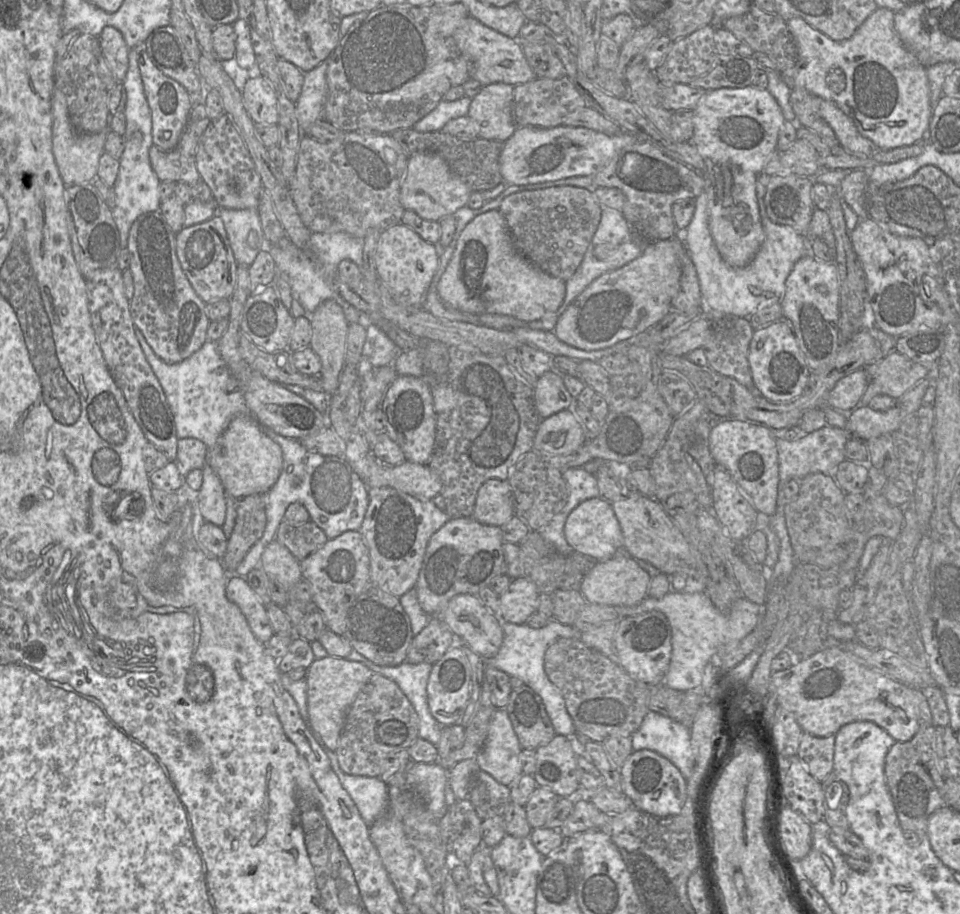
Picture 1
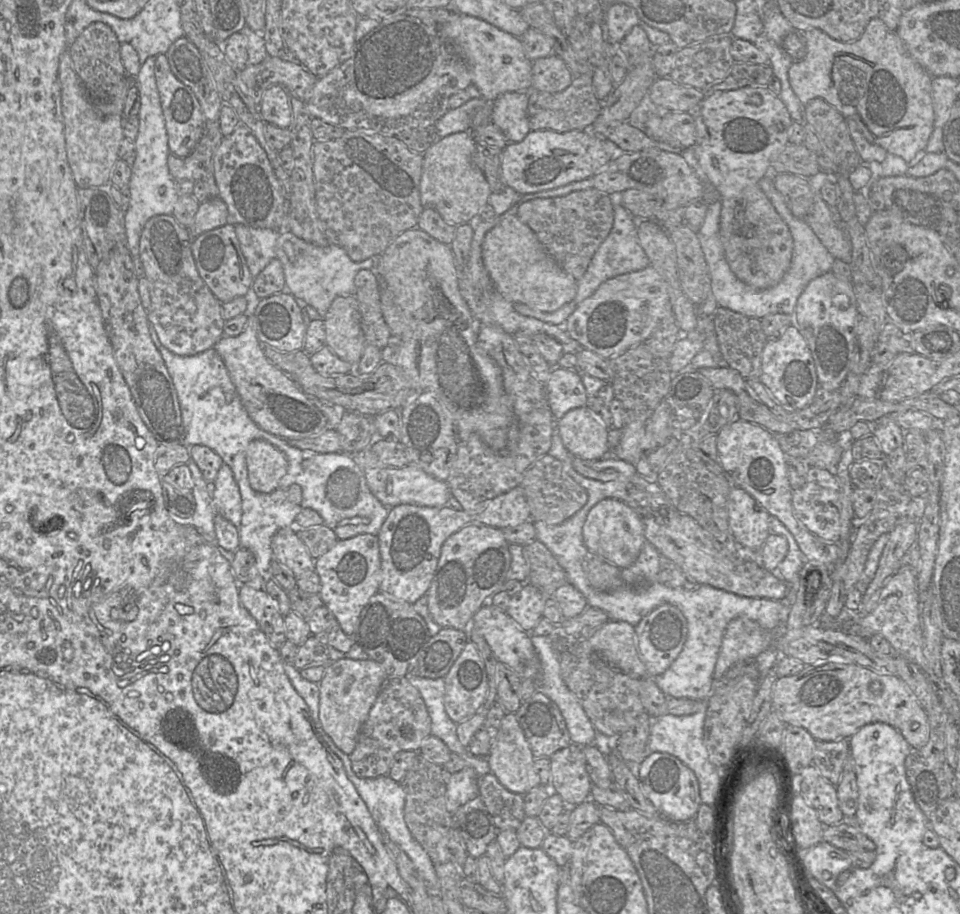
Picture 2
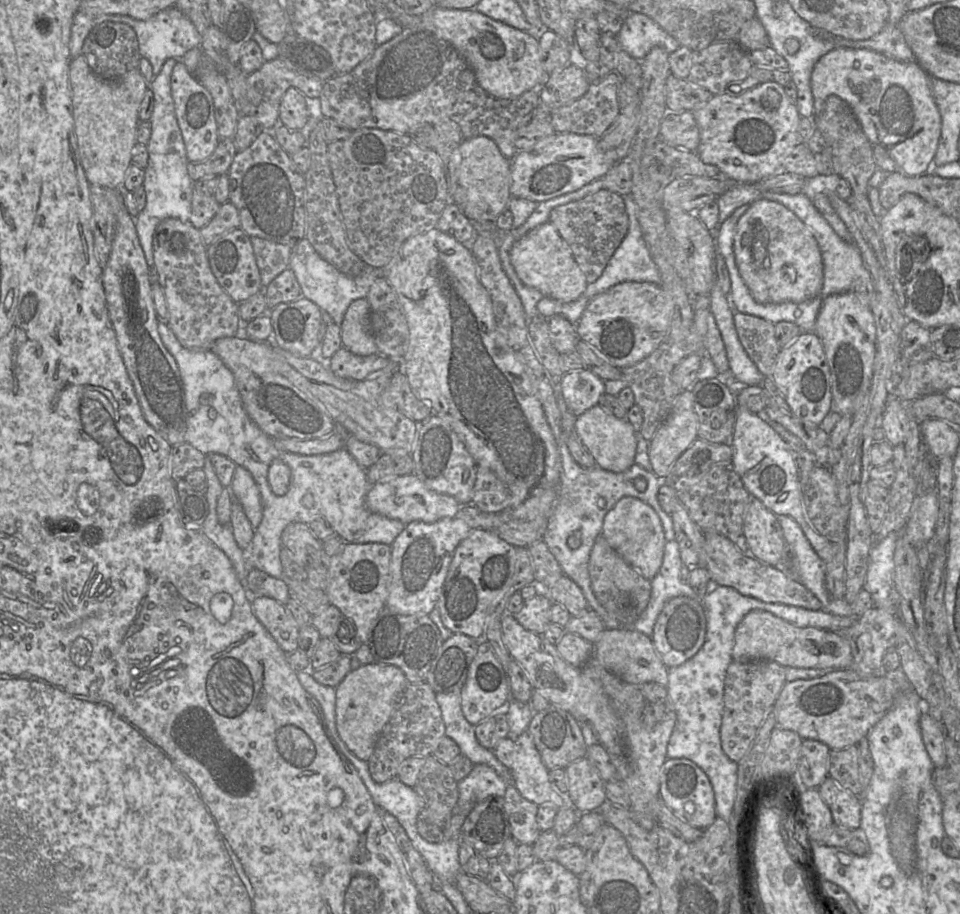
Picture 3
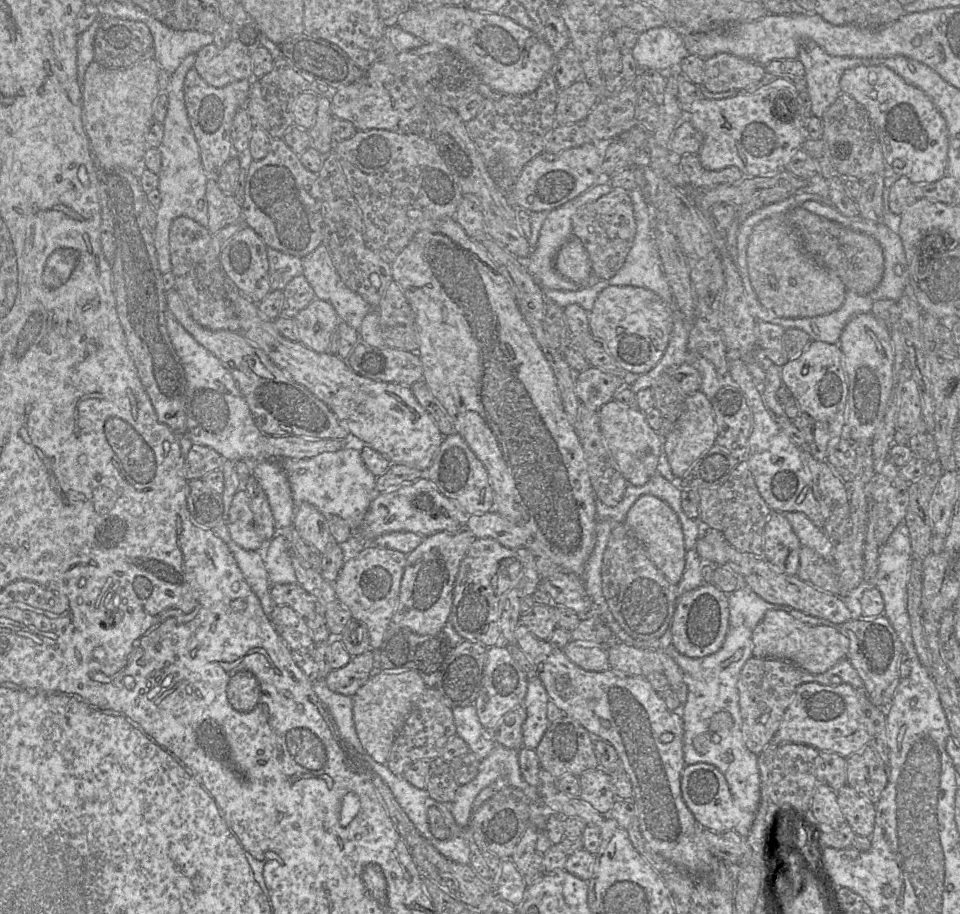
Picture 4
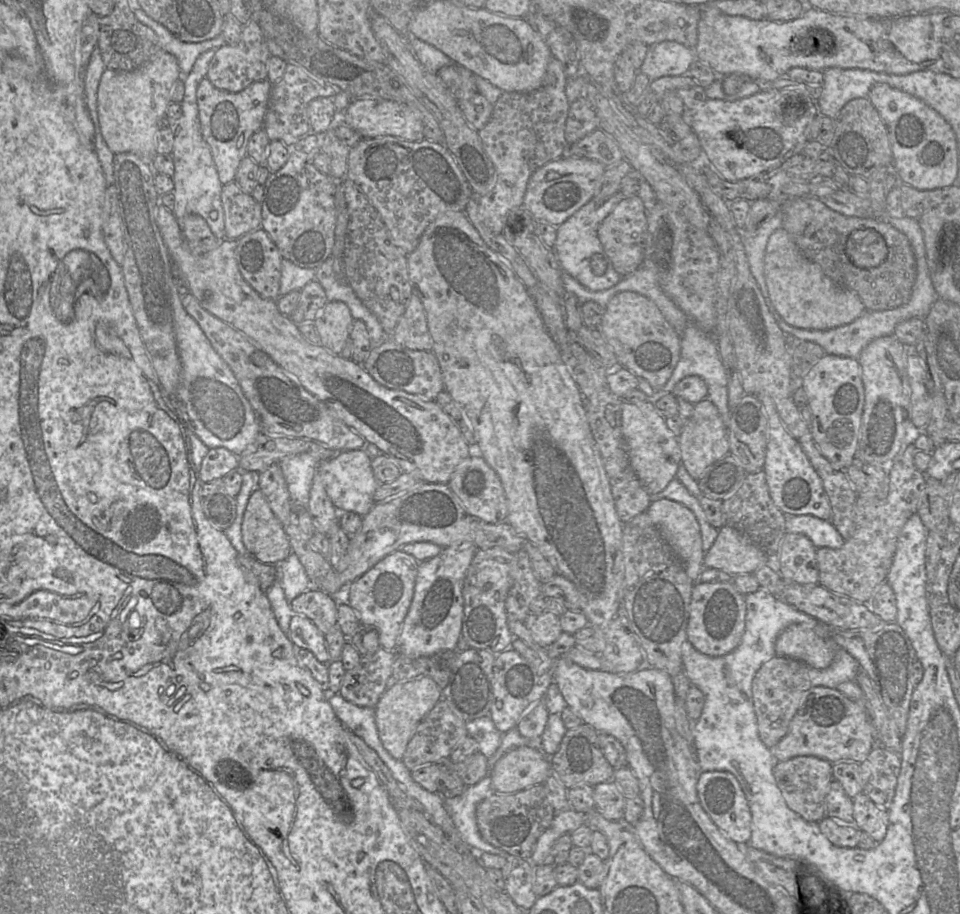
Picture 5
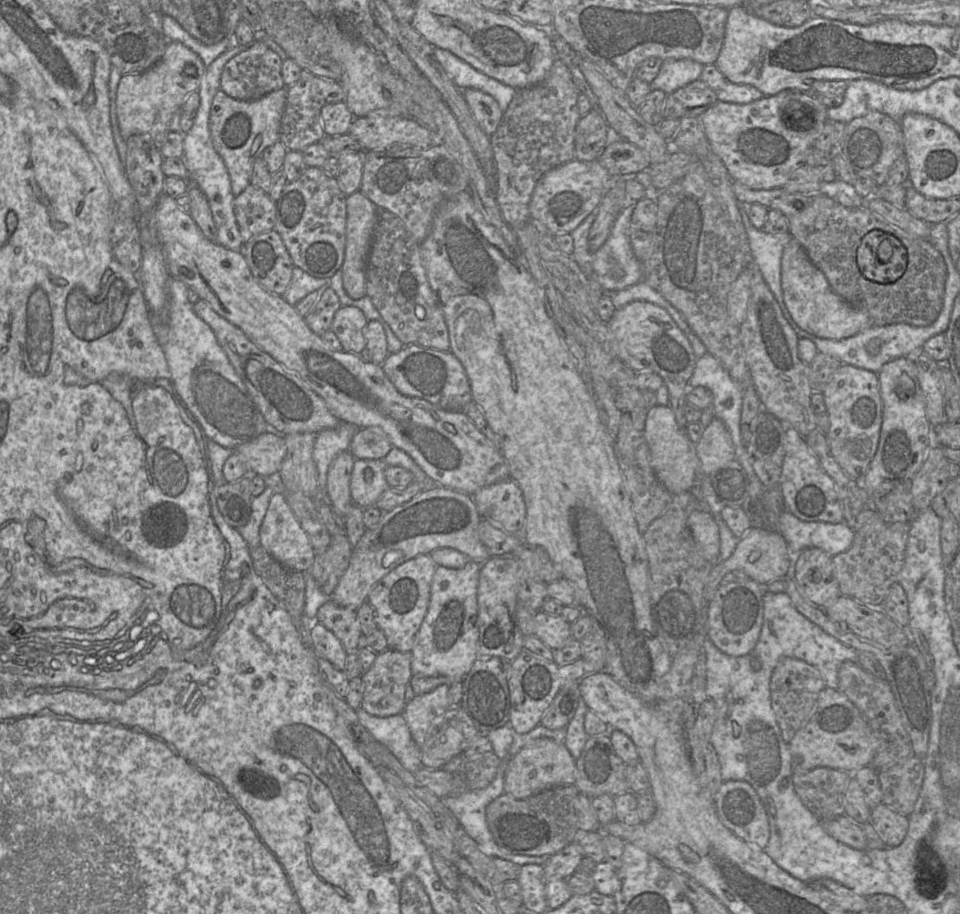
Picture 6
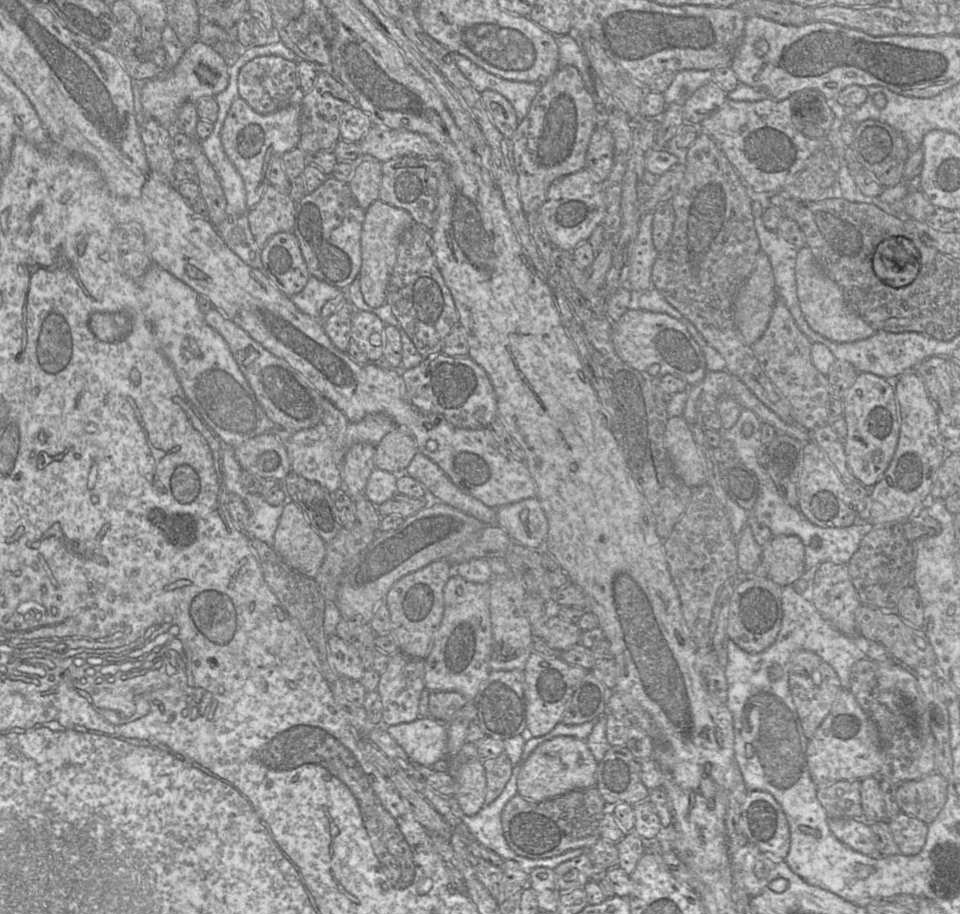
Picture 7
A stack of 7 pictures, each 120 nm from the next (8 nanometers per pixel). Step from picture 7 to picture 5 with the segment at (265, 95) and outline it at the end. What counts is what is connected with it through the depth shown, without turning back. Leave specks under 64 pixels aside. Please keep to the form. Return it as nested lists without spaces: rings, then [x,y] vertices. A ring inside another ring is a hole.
[[[250,19],[243,24],[241,39],[237,44],[226,44],[215,50],[206,78],[219,90],[229,93],[241,92],[254,82],[267,80],[267,62],[272,54],[267,47],[266,39],[258,23]]]

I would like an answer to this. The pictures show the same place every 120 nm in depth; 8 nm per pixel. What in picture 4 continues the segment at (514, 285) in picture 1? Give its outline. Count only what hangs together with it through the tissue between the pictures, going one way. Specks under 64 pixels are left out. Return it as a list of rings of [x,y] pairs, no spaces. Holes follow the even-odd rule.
[[[568,240],[557,252],[555,269],[565,278],[577,284],[586,284],[591,275],[588,254],[580,240]]]

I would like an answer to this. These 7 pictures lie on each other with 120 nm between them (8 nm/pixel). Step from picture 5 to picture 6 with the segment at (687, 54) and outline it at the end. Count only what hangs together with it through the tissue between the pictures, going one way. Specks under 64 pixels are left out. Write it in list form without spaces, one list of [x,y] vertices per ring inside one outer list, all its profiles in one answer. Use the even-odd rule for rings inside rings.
[[[666,59],[661,62],[659,73],[650,84],[652,89],[658,89],[670,94],[700,79],[704,65],[691,59]]]

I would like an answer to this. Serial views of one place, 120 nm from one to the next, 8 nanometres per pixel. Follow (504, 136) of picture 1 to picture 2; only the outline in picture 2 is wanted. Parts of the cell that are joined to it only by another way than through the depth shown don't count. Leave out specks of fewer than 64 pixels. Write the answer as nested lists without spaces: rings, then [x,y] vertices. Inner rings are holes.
[[[527,91],[505,92],[493,101],[492,123],[510,143],[522,141],[531,131],[527,109]]]

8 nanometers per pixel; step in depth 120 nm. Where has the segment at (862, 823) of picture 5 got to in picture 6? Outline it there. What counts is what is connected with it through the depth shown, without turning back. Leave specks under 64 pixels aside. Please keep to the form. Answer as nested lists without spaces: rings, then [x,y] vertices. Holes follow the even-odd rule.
[[[884,803],[871,807],[870,822],[887,847],[899,846],[909,828],[908,816]]]

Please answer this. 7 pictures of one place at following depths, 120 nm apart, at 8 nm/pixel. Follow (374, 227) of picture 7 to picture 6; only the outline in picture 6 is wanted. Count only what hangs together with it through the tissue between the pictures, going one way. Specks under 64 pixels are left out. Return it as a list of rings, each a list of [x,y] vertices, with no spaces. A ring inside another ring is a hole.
[[[360,191],[354,192],[350,195],[347,196],[346,199],[346,208],[347,208],[347,222],[346,222],[346,248],[345,248],[345,256],[344,256],[344,261],[343,265],[340,269],[341,277],[342,277],[342,283],[343,283],[343,288],[346,291],[346,293],[351,296],[353,299],[361,299],[366,296],[366,264],[367,264],[367,256],[370,250],[371,246],[371,240],[372,240],[372,234],[374,227],[377,223],[378,219],[378,210],[383,210],[378,208],[371,200],[369,200],[364,194],[362,194]]]

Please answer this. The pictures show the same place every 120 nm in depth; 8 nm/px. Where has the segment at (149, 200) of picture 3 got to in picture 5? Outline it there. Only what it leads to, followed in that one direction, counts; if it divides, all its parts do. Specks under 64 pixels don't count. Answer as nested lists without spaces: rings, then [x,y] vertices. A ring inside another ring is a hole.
[[[216,49],[202,53],[195,61],[189,74],[180,73],[180,80],[184,83],[185,93],[180,103],[182,115],[178,120],[174,132],[174,145],[171,156],[175,171],[172,176],[174,182],[174,206],[171,210],[179,221],[189,214],[197,214],[205,219],[213,234],[218,240],[225,239],[225,224],[221,191],[223,184],[219,179],[218,171],[213,160],[211,149],[203,138],[199,120],[196,91],[198,84],[206,78],[208,66]]]

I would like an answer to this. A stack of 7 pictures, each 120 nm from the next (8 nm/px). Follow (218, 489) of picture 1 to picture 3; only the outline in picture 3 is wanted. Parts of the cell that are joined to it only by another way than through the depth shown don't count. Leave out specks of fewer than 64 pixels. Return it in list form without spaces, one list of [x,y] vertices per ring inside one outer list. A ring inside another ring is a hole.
[[[236,465],[229,488],[234,500],[241,504],[252,527],[257,528],[262,519],[262,503],[259,488],[250,472]]]

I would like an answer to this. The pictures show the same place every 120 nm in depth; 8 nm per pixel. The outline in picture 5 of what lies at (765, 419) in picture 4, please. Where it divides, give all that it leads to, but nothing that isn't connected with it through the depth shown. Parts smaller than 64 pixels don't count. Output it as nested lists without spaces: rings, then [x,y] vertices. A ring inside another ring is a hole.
[[[764,394],[755,396],[762,403],[767,414],[768,441],[762,471],[765,473],[769,494],[774,504],[787,515],[812,515],[830,521],[832,509],[828,495],[799,441],[782,423],[772,399]]]

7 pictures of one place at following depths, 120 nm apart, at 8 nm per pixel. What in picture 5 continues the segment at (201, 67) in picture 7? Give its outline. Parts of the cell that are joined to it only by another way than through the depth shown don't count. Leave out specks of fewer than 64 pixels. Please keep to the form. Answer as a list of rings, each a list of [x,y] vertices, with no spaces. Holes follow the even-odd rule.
[[[163,50],[135,70],[104,70],[97,91],[97,113],[101,135],[113,154],[131,152],[146,159],[156,154],[155,136],[160,120],[166,118],[169,91],[180,73],[177,58]]]

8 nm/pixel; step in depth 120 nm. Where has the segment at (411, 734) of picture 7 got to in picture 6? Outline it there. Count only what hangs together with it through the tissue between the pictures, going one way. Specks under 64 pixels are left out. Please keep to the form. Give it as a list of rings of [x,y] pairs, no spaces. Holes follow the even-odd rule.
[[[362,709],[355,711],[360,723],[391,751],[403,768],[414,774],[422,767],[421,747],[413,740],[402,715],[376,717]]]

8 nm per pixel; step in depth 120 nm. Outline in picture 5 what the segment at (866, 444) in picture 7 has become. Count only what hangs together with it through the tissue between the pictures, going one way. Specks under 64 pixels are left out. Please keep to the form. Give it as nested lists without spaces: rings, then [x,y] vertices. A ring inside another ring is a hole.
[[[826,353],[801,379],[812,413],[810,434],[822,456],[844,471],[855,459],[865,394],[857,359]]]

